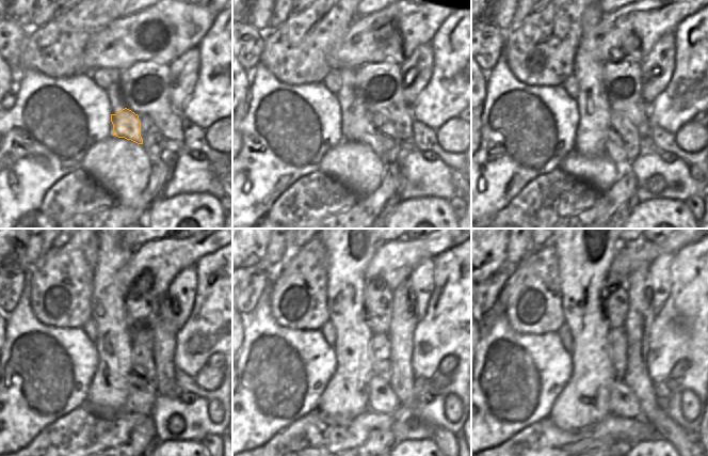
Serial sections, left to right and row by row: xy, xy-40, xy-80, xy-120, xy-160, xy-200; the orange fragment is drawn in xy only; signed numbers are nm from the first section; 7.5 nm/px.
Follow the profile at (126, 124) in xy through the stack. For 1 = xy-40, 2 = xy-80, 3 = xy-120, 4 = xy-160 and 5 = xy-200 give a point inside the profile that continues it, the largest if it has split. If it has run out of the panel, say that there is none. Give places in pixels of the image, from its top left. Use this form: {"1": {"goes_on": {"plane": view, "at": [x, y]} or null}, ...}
{"1": {"goes_on": {"plane": "xy-40", "at": [369, 136]}}, "2": {"goes_on": {"plane": "xy-80", "at": [614, 148]}}, "3": {"goes_on": {"plane": "xy-120", "at": [141, 396]}}, "4": {"goes_on": {"plane": "xy-160", "at": [382, 399]}}, "5": {"goes_on": {"plane": "xy-200", "at": [623, 403]}}}

